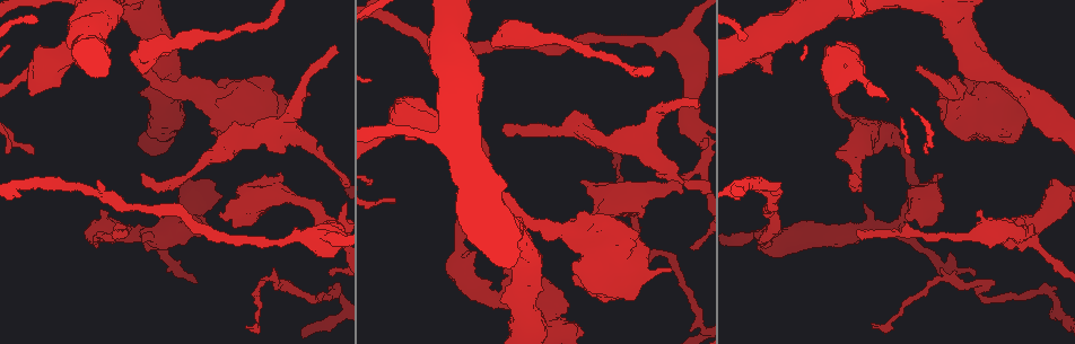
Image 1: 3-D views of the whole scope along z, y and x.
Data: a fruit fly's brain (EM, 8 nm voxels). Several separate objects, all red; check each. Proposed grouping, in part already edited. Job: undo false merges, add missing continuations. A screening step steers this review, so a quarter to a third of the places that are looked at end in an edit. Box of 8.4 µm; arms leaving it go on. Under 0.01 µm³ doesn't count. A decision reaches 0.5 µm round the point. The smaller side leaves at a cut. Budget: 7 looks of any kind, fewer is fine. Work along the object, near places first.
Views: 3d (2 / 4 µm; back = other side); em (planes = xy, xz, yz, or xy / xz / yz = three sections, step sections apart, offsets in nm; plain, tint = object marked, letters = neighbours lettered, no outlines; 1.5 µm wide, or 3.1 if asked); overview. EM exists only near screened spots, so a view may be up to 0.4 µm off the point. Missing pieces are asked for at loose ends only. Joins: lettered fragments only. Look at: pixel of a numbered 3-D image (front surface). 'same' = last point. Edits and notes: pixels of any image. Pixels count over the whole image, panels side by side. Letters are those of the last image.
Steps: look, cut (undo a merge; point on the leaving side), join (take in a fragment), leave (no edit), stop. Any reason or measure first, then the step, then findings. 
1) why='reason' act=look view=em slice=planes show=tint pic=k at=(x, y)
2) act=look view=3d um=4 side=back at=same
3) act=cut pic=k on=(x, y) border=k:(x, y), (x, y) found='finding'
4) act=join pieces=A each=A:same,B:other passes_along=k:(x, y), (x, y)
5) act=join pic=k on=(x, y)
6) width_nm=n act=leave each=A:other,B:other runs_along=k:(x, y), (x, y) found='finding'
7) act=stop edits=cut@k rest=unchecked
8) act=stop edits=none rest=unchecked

why='an open end' act=look view=em slice=yz step=4 show=tint pic=1 at=(916, 69)

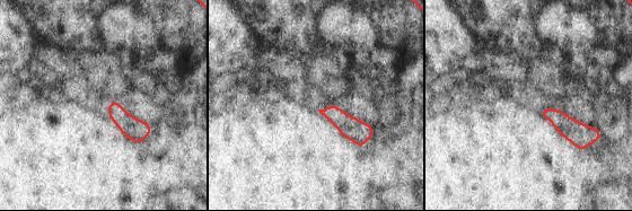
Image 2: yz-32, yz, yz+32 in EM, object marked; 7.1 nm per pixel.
act=look view=em slice=planes show=letters at=same

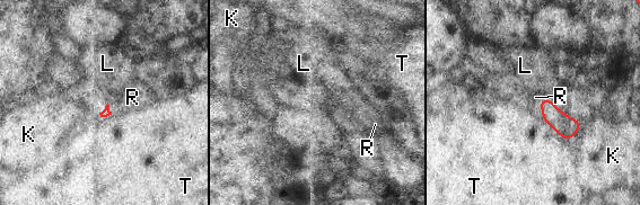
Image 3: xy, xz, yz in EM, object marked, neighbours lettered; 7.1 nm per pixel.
act=leave each=K:other,L:other,R:other,T:other border=3:(580, 122), (580, 127), (569, 139) found='no lettered fragment goes on from it'

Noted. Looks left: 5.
act=look view=3d um=2 pic=1 at=(697, 104)

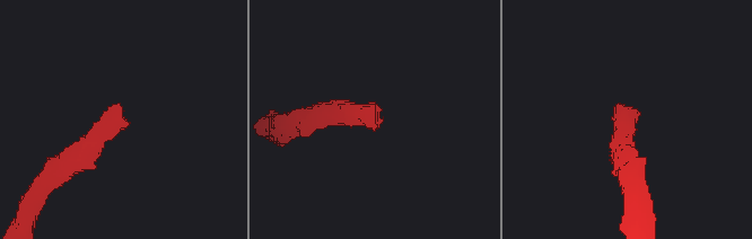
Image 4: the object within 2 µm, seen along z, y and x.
act=look view=em slice=xy step=8 show=tint pic=4 at=(375, 125)

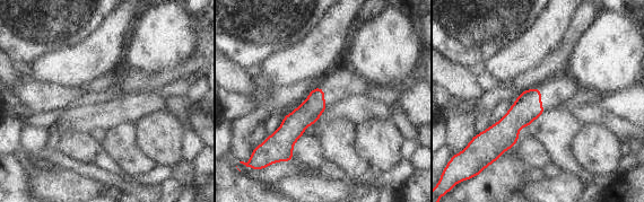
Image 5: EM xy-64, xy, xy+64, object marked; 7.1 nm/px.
act=look view=em slice=planes show=letters at=same

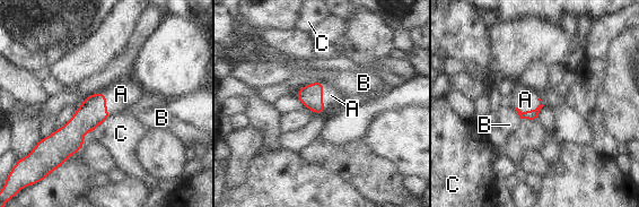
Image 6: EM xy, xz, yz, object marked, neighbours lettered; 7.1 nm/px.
act=join pieces=A each=A:same,B:other,C:other found='it goes on there'

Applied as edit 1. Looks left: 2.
why='redraw' act=look view=overview

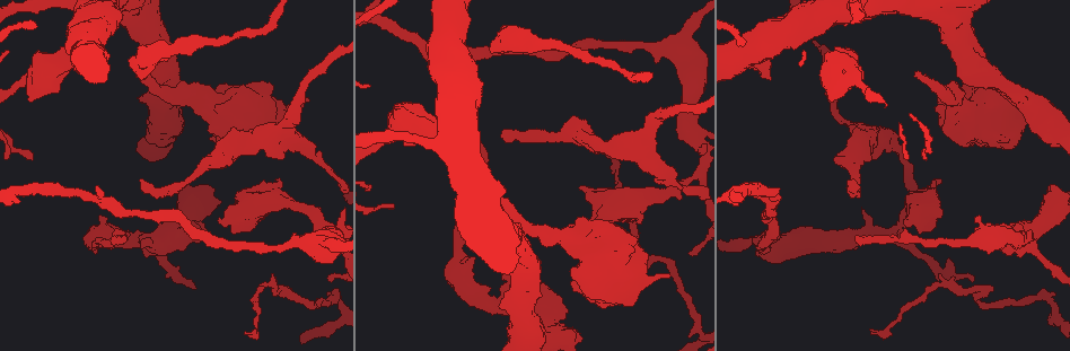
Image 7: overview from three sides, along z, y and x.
why='an open end' act=look view=em slice=planes show=letters pic=7 at=(307, 98)

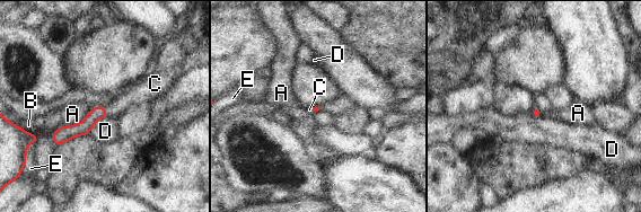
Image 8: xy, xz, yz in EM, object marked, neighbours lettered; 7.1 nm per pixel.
act=join pieces=C each=A:other,B:other,C:same,D:other,E:other passes_along=8:(84, 127), (106, 111), (137, 95) found='it goes on there'

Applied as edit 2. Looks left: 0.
act=stop edits=join@6,join@8 rest=unchecked

